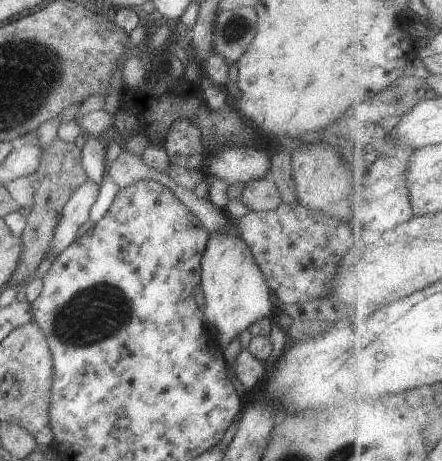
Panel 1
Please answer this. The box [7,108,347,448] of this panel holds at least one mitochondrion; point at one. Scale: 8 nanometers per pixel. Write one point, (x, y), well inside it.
(87, 318)

